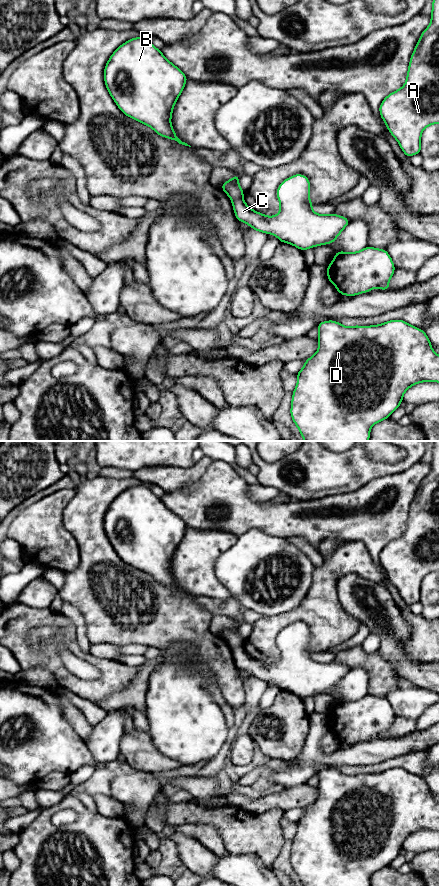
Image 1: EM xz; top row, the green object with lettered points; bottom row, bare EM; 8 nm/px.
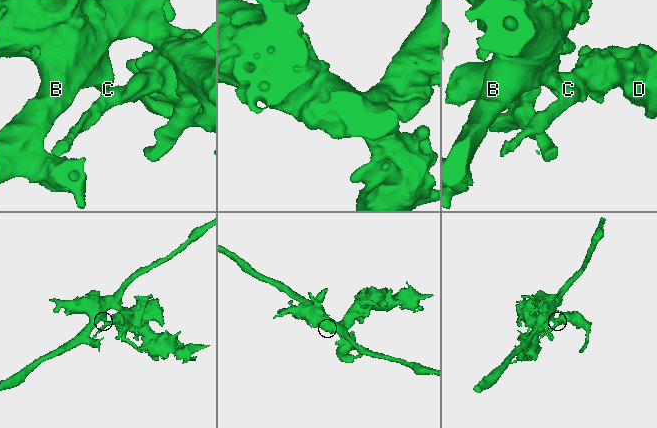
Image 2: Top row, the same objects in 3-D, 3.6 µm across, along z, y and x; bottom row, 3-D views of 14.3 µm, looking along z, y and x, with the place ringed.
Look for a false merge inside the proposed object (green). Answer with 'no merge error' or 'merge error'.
merge error

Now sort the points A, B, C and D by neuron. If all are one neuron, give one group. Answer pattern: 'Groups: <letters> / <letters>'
Groups: A B / C D

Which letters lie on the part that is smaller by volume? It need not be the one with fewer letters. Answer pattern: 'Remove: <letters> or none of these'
Remove: C, D

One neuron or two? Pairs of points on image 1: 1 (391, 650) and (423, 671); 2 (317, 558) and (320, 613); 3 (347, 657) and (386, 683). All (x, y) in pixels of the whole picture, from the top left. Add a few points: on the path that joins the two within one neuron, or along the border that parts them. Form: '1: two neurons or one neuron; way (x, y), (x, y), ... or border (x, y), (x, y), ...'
1: one neuron; way (399, 658), (412, 671), (415, 671)
2: two neurons; border (324, 558), (324, 561), (315, 567)
3: one neuron; way (357, 658), (364, 660), (377, 673)

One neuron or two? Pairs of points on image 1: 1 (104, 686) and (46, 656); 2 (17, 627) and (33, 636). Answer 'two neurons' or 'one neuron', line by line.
1: one neuron
2: two neurons

